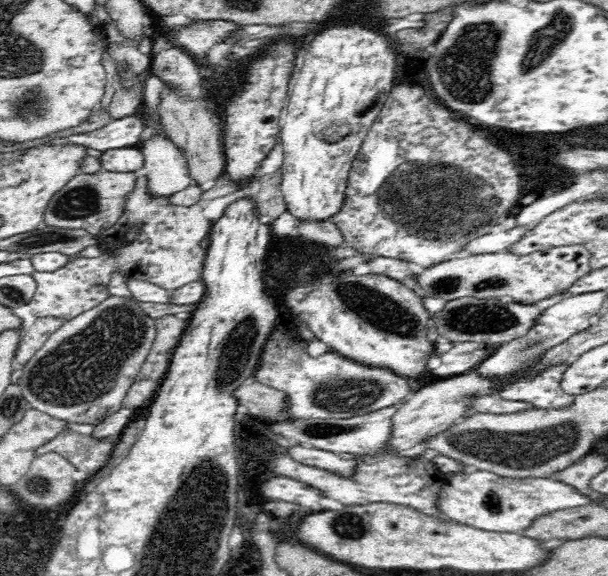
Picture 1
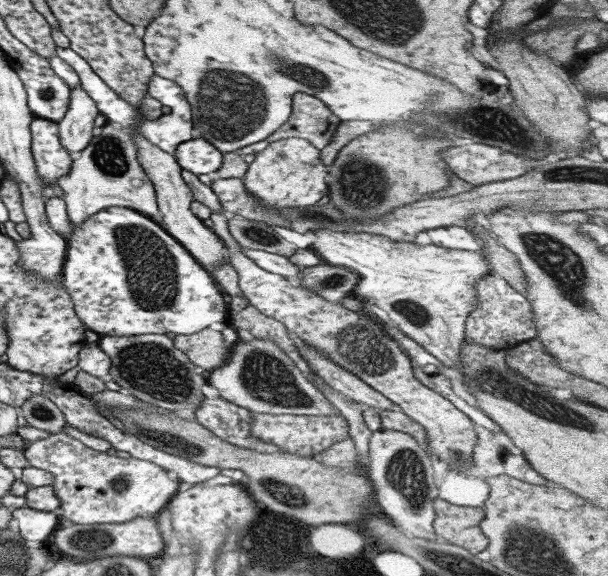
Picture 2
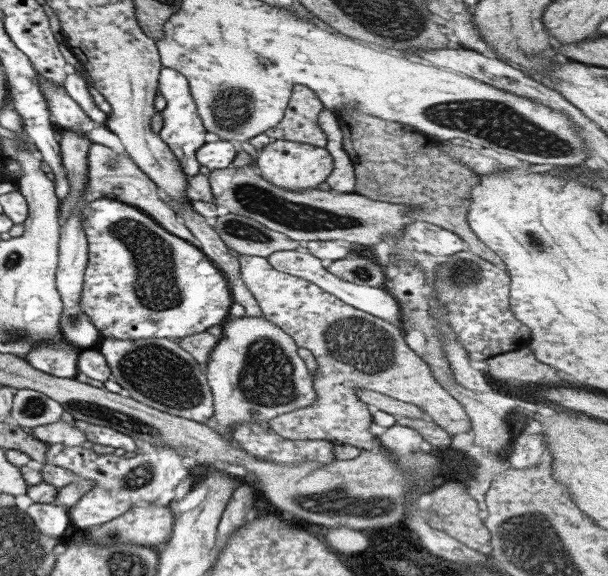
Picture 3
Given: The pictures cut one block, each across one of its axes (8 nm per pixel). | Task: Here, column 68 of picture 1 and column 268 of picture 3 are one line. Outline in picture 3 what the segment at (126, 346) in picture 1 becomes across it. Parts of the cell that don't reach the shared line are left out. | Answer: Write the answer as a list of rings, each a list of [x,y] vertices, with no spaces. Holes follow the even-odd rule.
[[[265,318],[226,319],[220,325],[222,335],[209,353],[207,362],[203,364],[203,373],[212,394],[213,418],[216,432],[228,439],[230,444],[237,445],[230,437],[232,426],[242,422],[268,422],[286,412],[309,406],[315,400],[310,373],[297,355],[298,346],[286,332]]]

